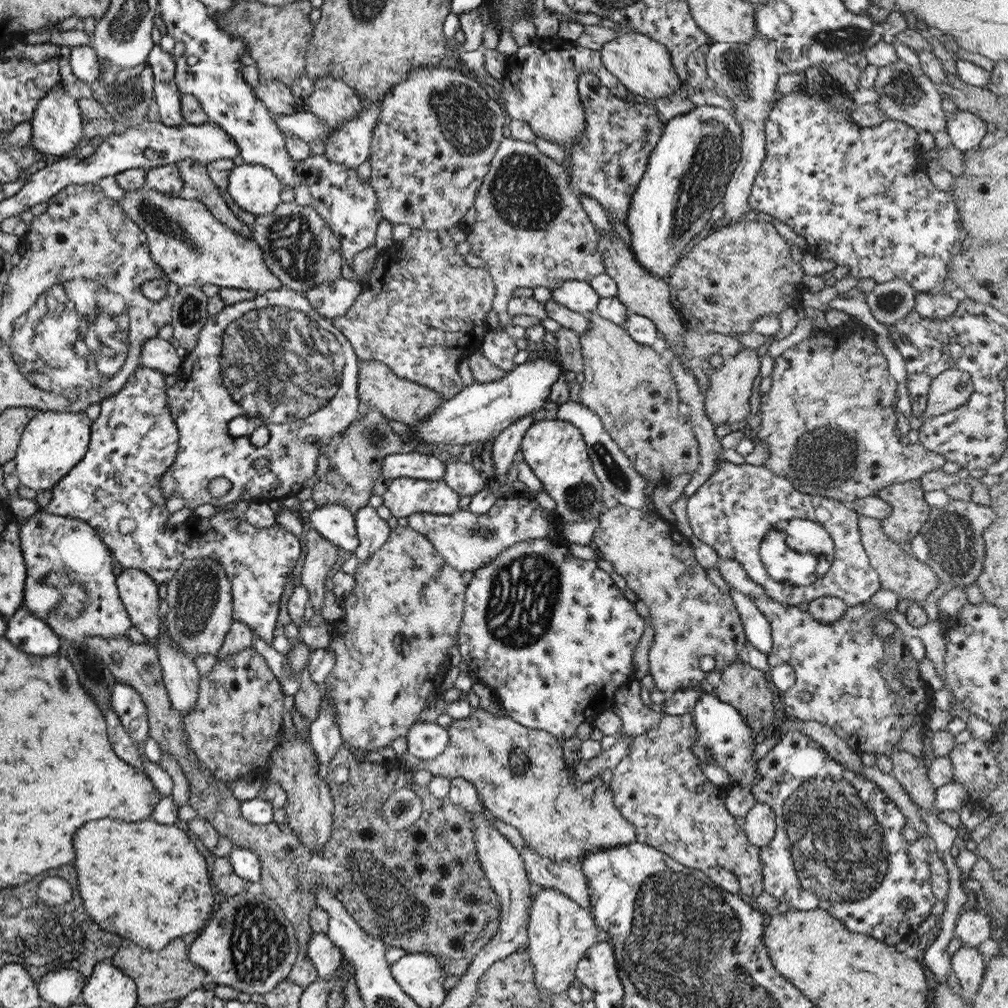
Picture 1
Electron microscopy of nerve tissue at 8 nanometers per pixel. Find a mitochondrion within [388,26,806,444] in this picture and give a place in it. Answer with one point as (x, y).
(524, 193)

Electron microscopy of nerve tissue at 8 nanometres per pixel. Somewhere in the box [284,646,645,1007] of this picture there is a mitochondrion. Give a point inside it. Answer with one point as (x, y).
(414, 930)

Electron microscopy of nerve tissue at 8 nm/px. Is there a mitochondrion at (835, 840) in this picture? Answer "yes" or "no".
yes

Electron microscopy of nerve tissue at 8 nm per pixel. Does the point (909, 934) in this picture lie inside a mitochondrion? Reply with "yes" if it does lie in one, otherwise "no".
no

